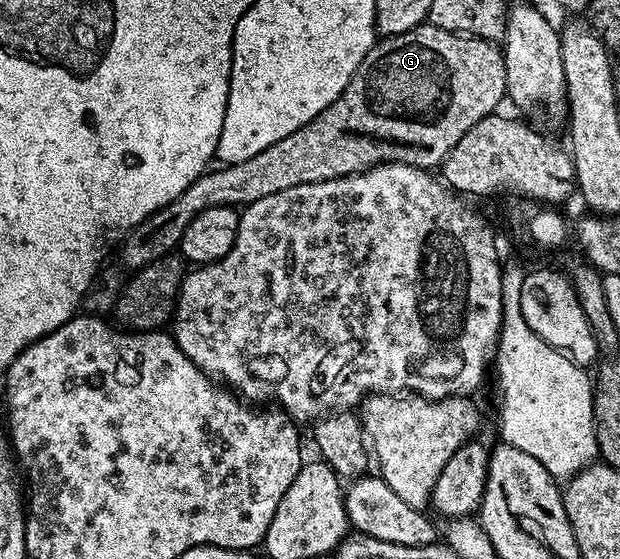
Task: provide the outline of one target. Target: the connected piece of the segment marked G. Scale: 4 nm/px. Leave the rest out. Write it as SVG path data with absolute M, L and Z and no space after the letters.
M426 21L400 35L389 35L380 38L376 42L375 47L369 49L365 61L361 61L357 73L353 73L349 85L345 85L341 97L337 97L337 101L333 101L333 105L329 105L329 109L317 113L317 117L313 117L313 121L309 121L309 125L301 125L301 129L297 129L297 133L289 133L289 137L281 137L281 141L276 141L274 145L269 145L269 149L261 149L261 153L249 157L249 161L220 166L218 168L220 171L215 171L216 169L208 170L197 181L193 181L193 185L189 185L189 189L185 189L185 193L181 193L181 197L169 201L169 205L165 205L160 211L154 211L146 221L132 229L121 244L124 263L122 266L124 268L138 269L149 265L153 261L157 261L161 257L172 254L178 248L185 229L189 229L189 221L193 221L193 217L197 217L197 213L201 213L201 209L206 207L246 205L253 201L261 201L261 197L269 197L269 193L281 193L281 189L294 189L296 185L309 185L317 181L329 181L337 177L356 175L362 171L367 171L371 167L375 167L379 163L404 163L405 165L413 165L424 169L438 168L442 164L444 157L449 153L449 149L453 149L453 145L457 145L457 141L461 141L461 137L465 137L465 133L469 133L469 129L473 129L473 125L477 125L477 121L481 121L486 115L496 114L500 110L499 102L504 102L506 93L507 78L505 77L503 52L490 39L477 39L474 35L460 35L458 31L441 29Z

